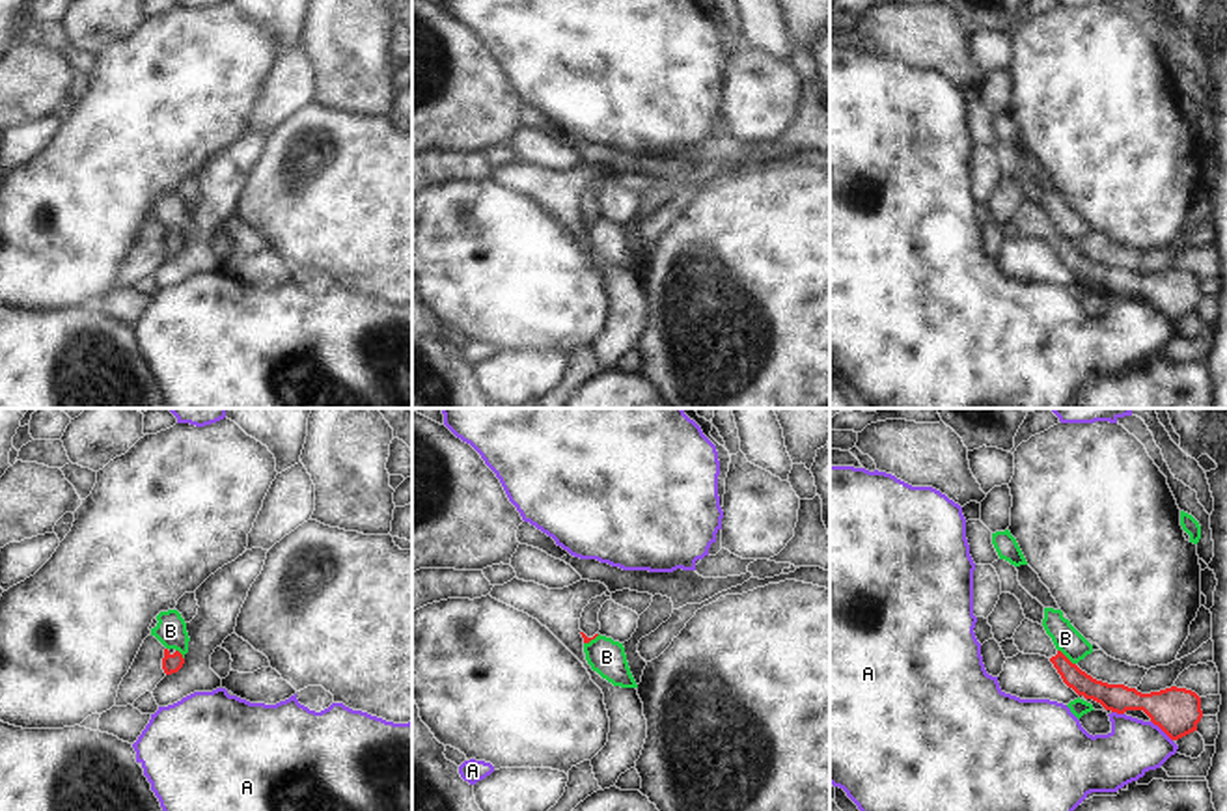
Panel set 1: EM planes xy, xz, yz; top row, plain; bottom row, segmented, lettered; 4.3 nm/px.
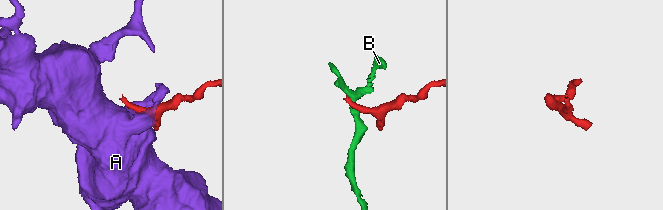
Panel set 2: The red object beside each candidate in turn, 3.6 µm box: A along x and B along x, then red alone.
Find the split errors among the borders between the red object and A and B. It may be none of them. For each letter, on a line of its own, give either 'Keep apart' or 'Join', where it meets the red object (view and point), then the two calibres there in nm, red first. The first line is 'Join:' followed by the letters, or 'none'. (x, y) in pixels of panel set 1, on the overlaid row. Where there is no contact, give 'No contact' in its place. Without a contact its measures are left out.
Join: none
A: Keep apart. Touches red at yz (1162, 729). Thickness 200 nm (red) against 240 nm
B: Keep apart. Touches red at yz (1065, 657). Thickness 100 nm (red) against 120 nm.

